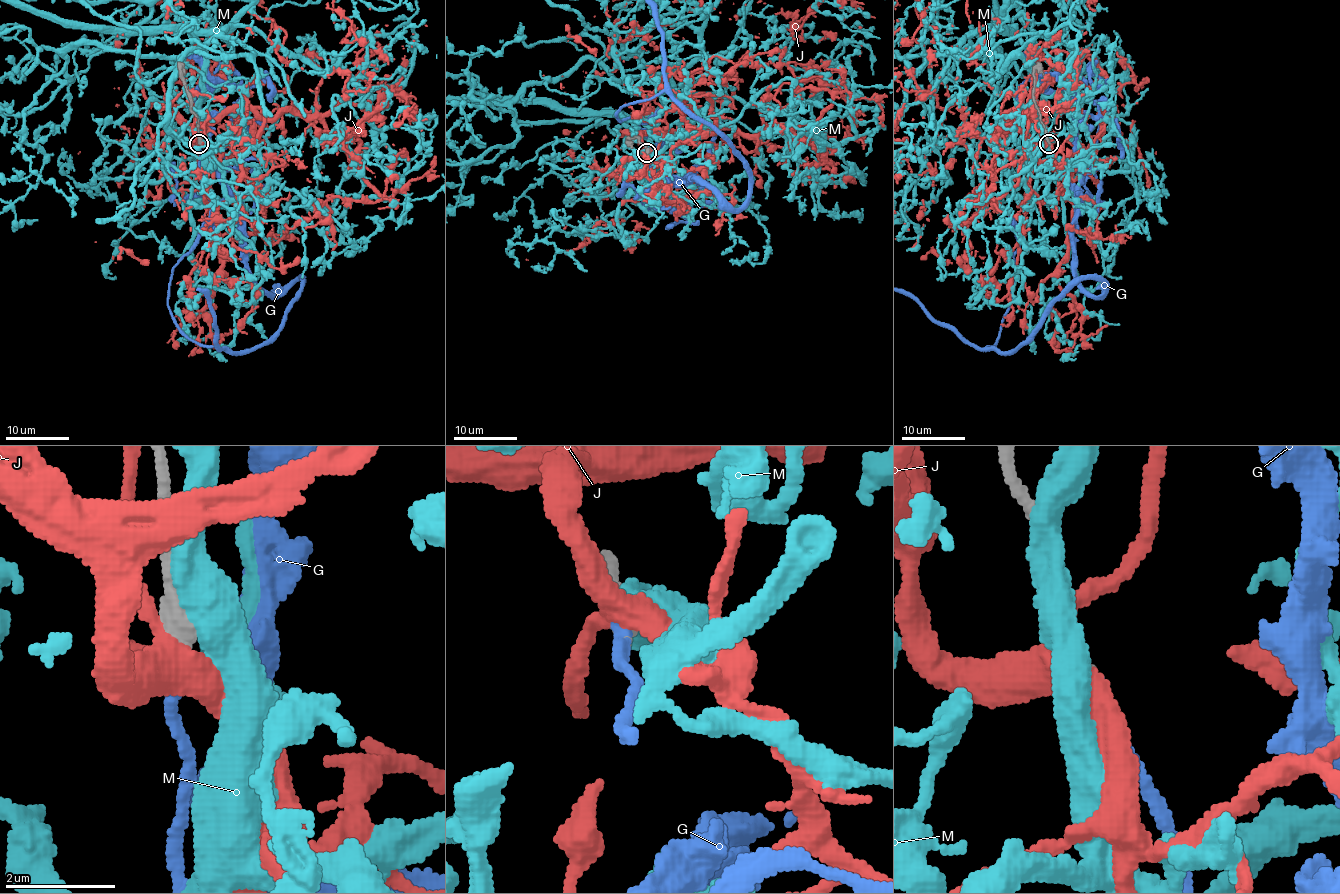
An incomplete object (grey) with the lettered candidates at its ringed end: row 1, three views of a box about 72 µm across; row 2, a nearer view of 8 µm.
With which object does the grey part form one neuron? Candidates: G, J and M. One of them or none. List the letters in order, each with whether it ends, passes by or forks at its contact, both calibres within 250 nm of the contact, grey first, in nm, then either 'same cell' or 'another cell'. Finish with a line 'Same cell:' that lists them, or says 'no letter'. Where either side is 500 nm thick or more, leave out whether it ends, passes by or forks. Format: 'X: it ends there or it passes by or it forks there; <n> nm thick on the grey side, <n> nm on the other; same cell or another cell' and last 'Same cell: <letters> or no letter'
G: it ends there; 460 nm thick on the grey side, 240 nm on the other; same cell
J: 550 nm thick on the grey side, 400 nm on the other; another cell
M: 320 nm thick on the grey side, 550 nm on the other; another cell
Same cell: G

